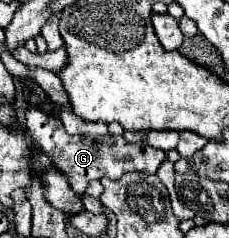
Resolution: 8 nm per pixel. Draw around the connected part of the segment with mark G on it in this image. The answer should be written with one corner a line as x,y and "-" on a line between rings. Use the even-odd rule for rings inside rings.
36,108
26,110
26,130
34,138
34,142
40,144
40,148
50,158
54,168
66,176
70,188
76,194
84,194
86,186
92,180
100,180
102,176
110,180
118,180
124,172
134,172
134,170
156,174
156,170
166,158
164,150
152,150
152,146
144,146
142,142
132,144
124,136
106,134
100,140
92,136
70,136
58,118
48,118
46,114
40,114
40,110

